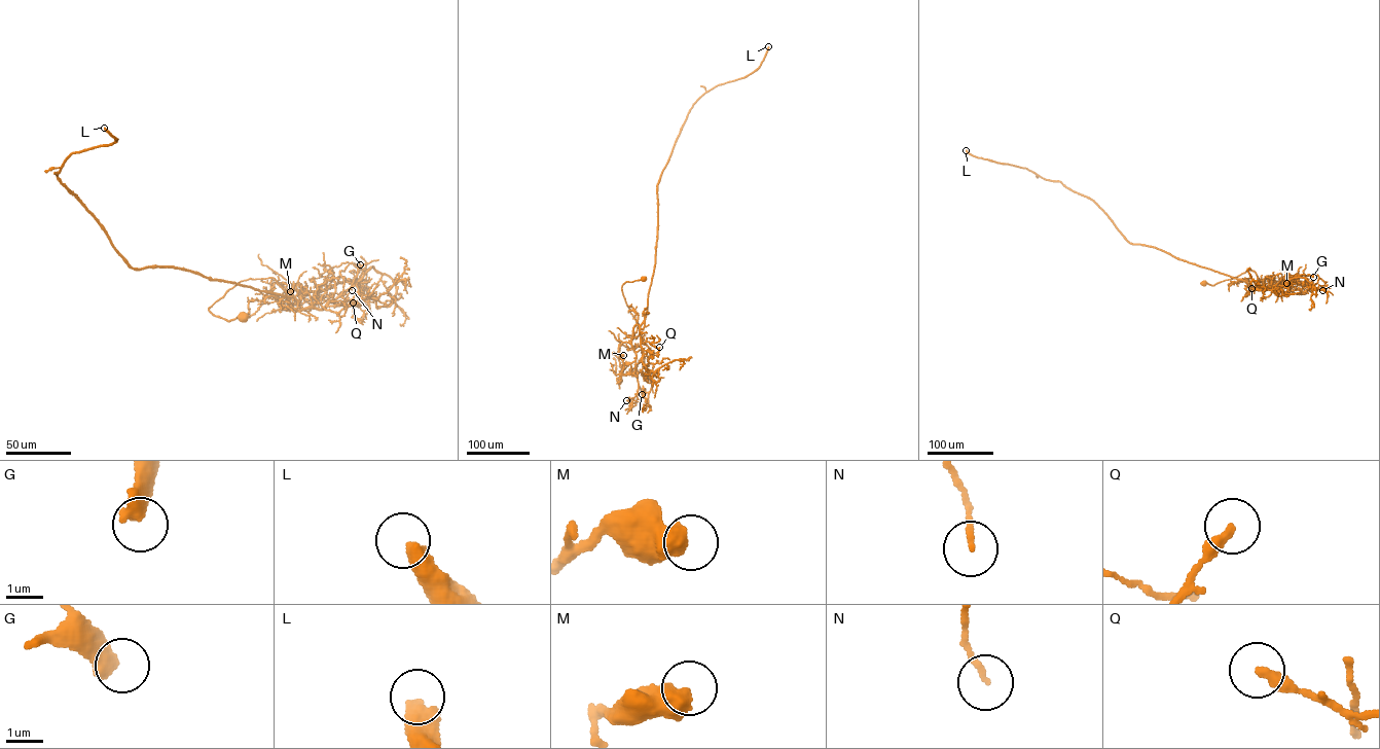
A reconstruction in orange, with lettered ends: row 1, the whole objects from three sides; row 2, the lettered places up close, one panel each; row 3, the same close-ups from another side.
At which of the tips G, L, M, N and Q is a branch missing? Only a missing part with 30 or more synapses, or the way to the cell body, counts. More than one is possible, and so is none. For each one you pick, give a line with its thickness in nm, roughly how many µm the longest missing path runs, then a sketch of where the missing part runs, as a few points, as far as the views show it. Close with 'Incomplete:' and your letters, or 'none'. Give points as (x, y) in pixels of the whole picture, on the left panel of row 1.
L: Thickness 550 nm. Missing length about 200 µm. Course of what is missing: (104, 128), (100, 104), (80, 81), (78, 66), (74, 66), (86, 79), (89, 54), (115, 26)
Incomplete: L

